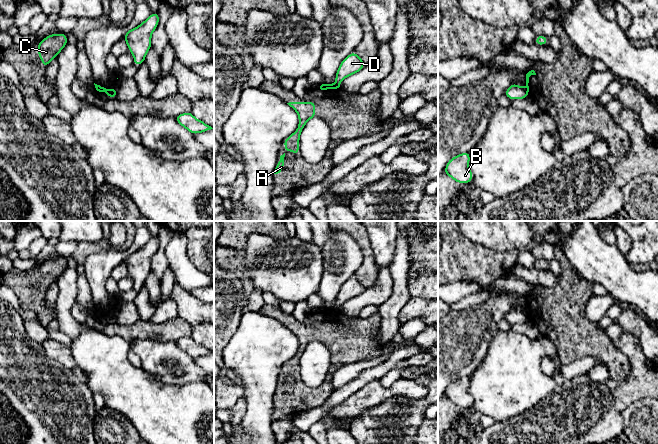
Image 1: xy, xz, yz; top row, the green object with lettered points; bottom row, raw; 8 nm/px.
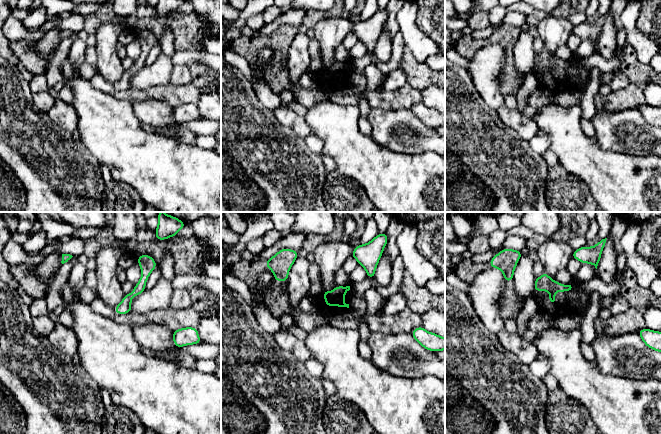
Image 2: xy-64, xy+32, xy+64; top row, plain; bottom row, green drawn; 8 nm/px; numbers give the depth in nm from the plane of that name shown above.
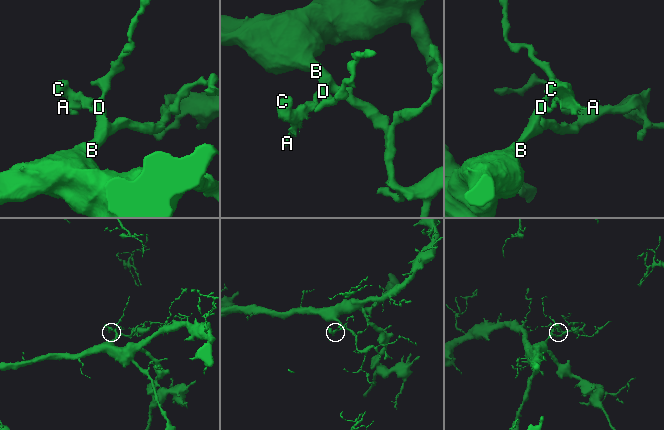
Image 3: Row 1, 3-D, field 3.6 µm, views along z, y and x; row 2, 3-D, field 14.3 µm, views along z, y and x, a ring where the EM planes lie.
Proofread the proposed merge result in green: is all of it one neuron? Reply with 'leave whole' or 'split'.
split

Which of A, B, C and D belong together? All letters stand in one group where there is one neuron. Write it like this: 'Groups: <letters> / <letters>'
Groups: A C / B D

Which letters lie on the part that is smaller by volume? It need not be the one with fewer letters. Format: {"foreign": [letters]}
{"foreign": ["A", "C"]}

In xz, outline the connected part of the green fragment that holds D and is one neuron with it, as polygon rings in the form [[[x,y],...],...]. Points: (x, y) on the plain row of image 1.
[[[352,276],[341,286],[335,300],[335,308],[340,308],[343,303],[359,296],[364,290],[364,285],[355,276]]]

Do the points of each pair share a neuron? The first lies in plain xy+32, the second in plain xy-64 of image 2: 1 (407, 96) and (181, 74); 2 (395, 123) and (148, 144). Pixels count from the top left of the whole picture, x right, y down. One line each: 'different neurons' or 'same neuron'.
1: different neurons
2: different neurons

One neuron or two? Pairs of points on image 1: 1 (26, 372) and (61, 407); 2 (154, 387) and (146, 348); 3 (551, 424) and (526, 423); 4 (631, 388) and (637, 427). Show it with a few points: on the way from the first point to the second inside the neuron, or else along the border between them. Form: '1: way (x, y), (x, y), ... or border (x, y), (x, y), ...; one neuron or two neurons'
1: way (35, 381), (52, 398); one neuron
2: border (140, 367), (156, 375), (164, 382), (173, 384); two neurons
3: way (545, 424), (532, 424); one neuron
4: border (647, 396), (633, 401), (621, 413); two neurons

